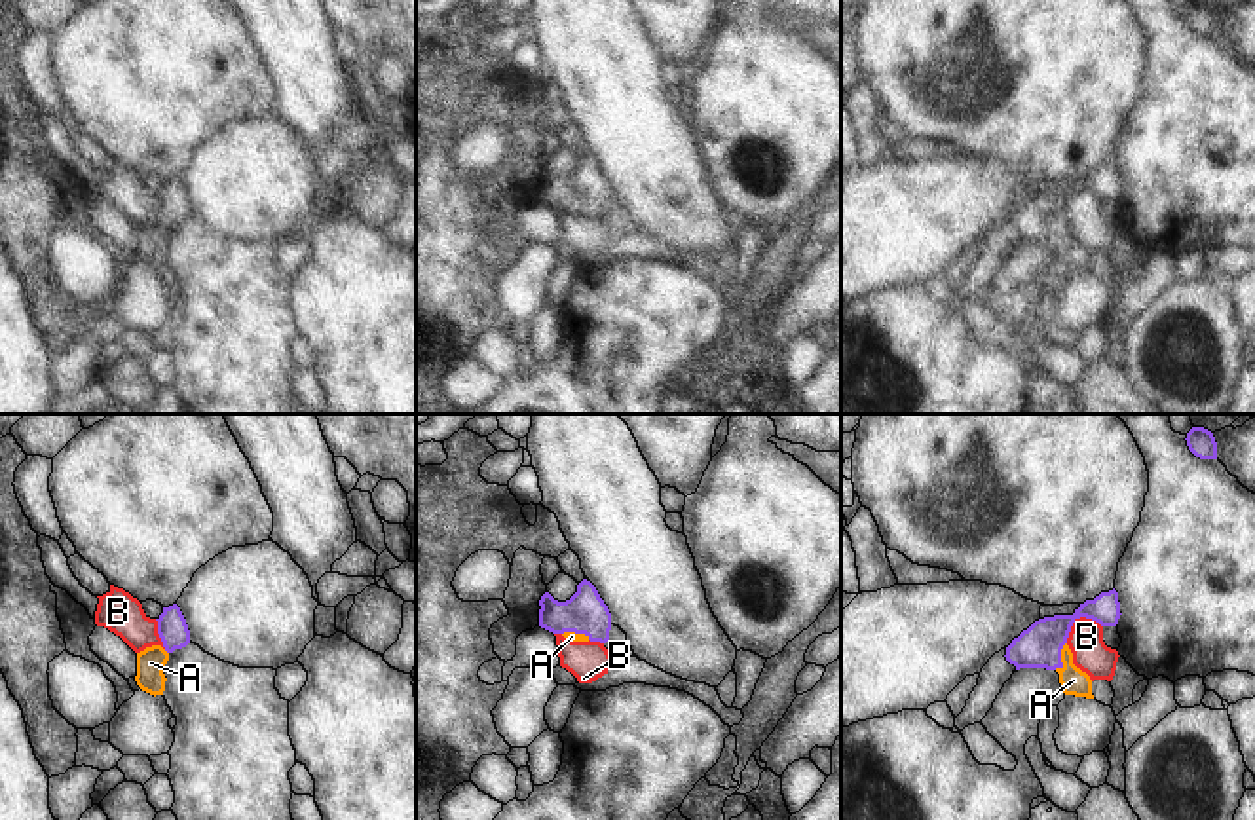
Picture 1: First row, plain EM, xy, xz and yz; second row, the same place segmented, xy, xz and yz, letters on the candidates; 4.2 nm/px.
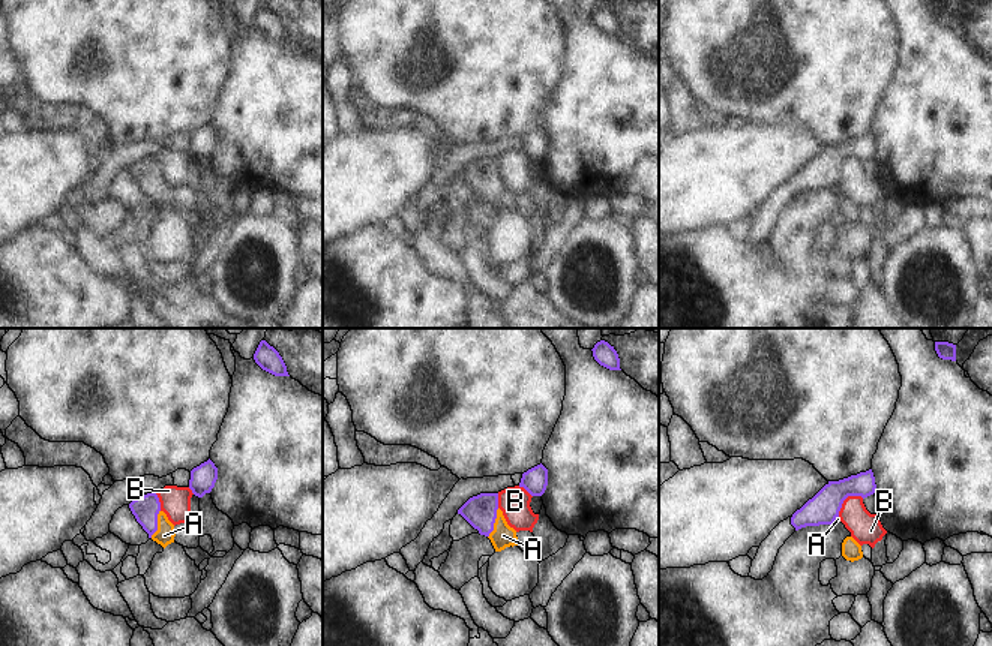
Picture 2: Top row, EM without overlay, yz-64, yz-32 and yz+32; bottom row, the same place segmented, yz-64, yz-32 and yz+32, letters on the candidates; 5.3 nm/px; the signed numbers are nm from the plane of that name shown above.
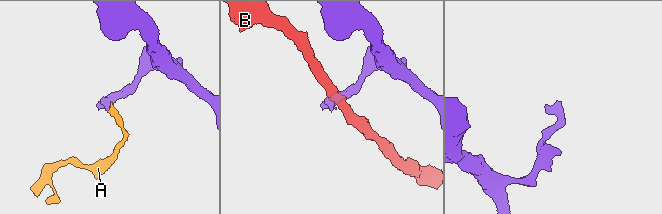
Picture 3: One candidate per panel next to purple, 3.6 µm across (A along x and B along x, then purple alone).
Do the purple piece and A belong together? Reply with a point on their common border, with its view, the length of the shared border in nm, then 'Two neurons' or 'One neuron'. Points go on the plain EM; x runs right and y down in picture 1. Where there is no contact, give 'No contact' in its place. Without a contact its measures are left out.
Touches purple at yz (1060, 232). Shared border 130 nm. One neuron

